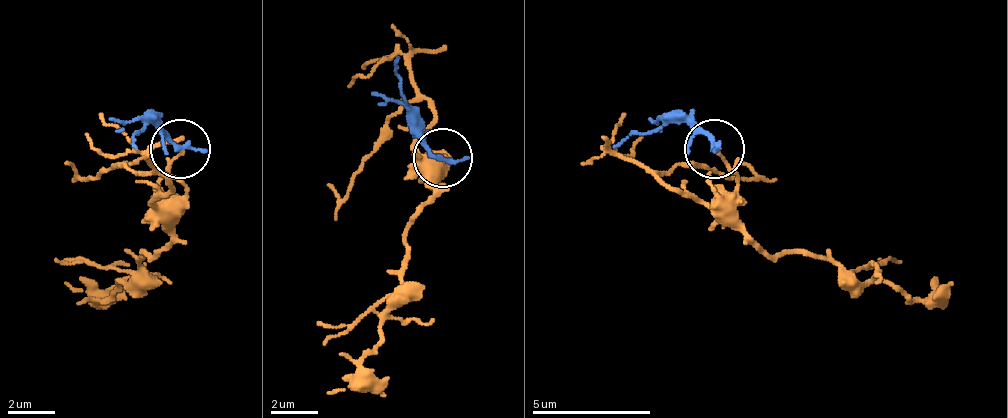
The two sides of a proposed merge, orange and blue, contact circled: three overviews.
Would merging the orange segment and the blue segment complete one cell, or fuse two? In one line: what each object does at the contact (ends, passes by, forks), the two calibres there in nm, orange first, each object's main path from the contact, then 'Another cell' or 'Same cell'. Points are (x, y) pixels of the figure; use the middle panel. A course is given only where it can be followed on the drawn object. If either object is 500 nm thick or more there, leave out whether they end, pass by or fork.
At the ring orange ends. At the ring blue ends. Thickness 130 nm (orange) against 280 nm. Course of orange: (444, 159), (420, 177), (432, 195), (414, 212), (408, 266), (385, 302), (379, 343), (361, 373), (325, 391). Course of blue: (444, 159), (414, 123), (396, 58). Another cell

